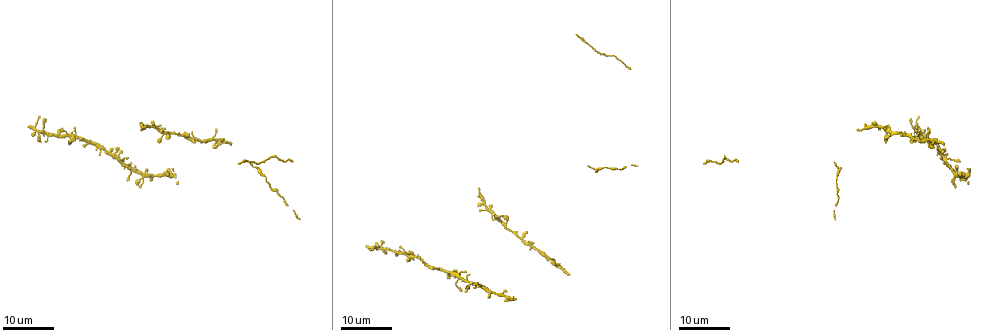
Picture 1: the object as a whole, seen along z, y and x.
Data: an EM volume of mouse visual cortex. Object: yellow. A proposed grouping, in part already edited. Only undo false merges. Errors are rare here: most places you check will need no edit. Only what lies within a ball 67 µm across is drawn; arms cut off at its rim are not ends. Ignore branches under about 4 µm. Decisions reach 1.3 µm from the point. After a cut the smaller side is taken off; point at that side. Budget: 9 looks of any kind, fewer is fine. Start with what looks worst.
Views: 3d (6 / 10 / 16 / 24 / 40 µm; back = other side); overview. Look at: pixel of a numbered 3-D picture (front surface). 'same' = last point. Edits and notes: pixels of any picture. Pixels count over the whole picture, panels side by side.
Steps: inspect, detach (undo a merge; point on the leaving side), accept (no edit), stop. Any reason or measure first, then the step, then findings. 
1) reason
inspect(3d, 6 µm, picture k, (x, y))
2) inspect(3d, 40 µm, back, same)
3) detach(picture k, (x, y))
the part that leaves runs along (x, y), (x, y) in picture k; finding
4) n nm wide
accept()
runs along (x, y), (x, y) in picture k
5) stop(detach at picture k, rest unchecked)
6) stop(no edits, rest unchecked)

three-way junction
inspect(3d, 24 µm, picture 1, (522, 241))

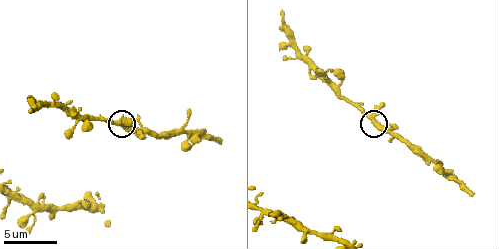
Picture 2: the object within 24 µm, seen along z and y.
inspect(3d, 10 µm, picture 2, (375, 123))

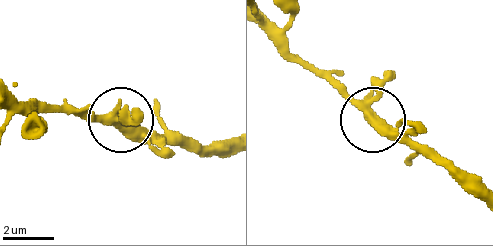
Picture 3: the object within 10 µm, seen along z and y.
350 nm wide
accept()
all the same cell

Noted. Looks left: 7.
narrows sharply
inspect(3d, 16 µm, picture 1, (97, 147))

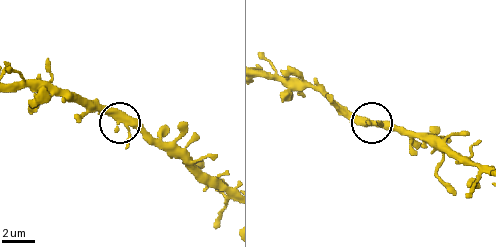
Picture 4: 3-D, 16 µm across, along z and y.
inspect(3d, 6 µm, picture 4, (371, 125))

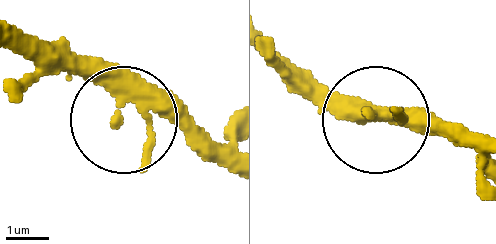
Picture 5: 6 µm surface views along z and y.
320 nm wide
accept()
all the same cell

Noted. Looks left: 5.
four-way junction
inspect(3d, 24 µm, picture 1, (945, 160))

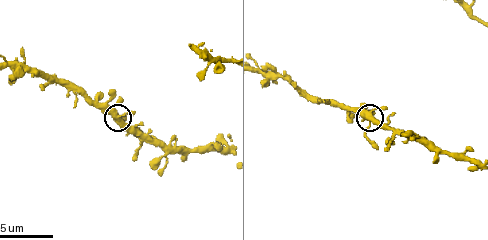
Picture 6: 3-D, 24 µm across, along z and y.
inspect(3d, 10 µm, picture 6, (368, 123))

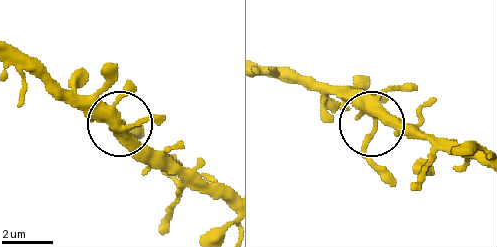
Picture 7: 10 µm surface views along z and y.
accept()
all the same cell

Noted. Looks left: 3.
thick turns thin
inspect(3d, 24 µm, picture 1, (837, 184))

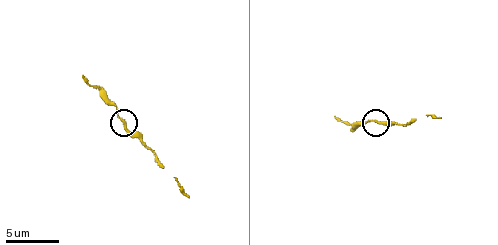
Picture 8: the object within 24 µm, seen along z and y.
inspect(3d, 6 µm, picture 8, (124, 127))

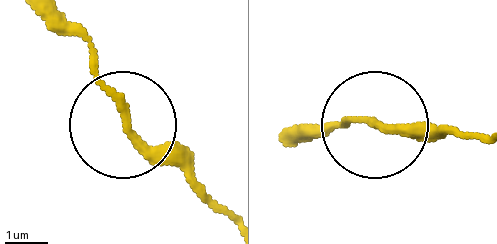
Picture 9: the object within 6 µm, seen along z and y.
170 nm wide
accept()
continuous, no second cell

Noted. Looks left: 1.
stop(no edits, rest unchecked)

